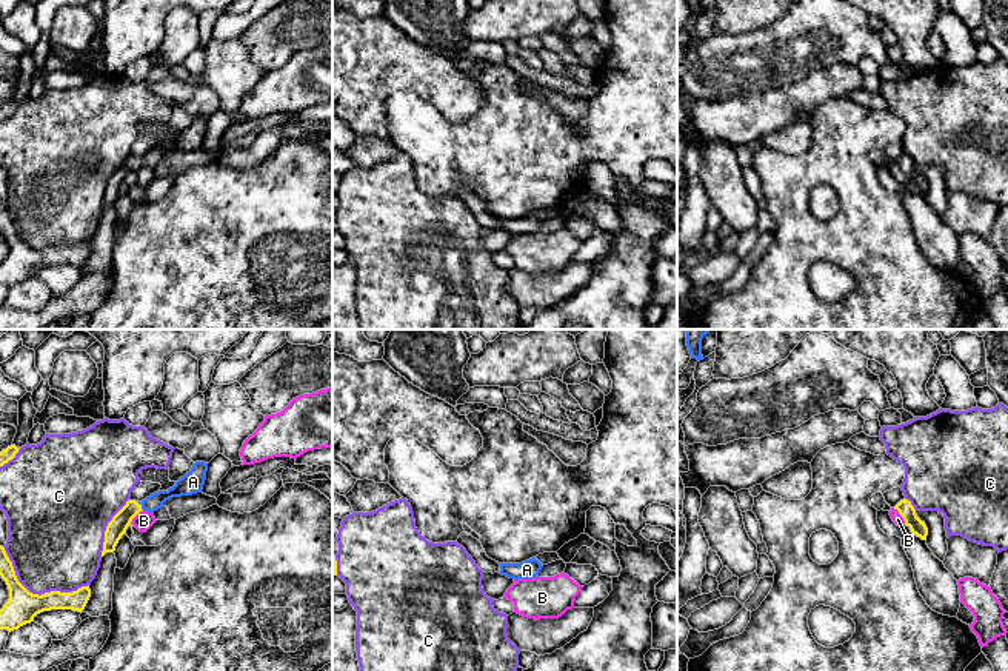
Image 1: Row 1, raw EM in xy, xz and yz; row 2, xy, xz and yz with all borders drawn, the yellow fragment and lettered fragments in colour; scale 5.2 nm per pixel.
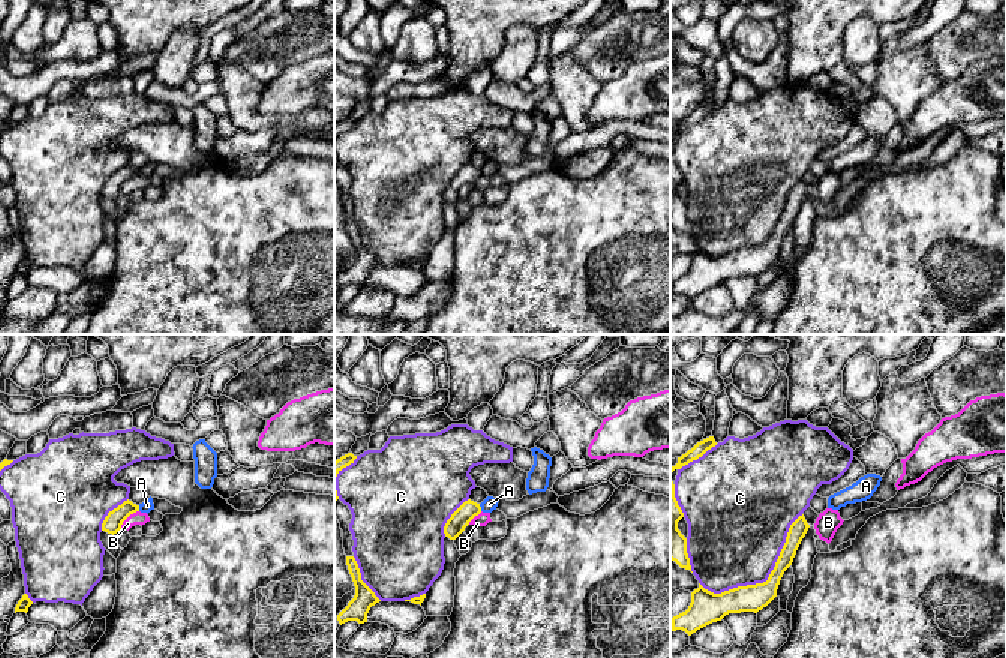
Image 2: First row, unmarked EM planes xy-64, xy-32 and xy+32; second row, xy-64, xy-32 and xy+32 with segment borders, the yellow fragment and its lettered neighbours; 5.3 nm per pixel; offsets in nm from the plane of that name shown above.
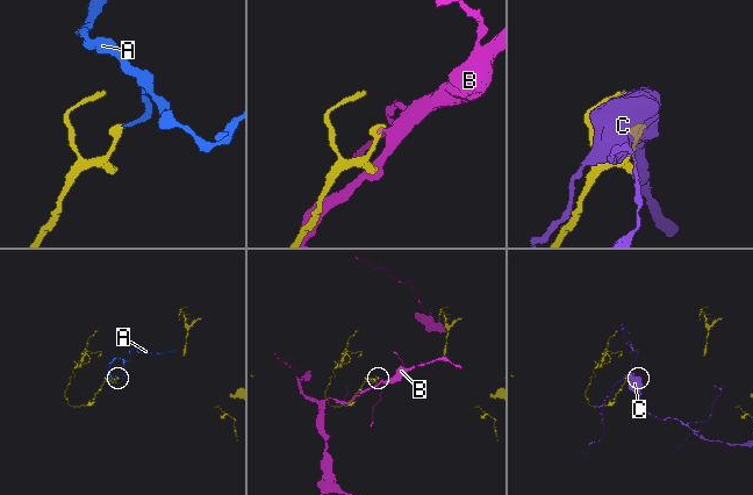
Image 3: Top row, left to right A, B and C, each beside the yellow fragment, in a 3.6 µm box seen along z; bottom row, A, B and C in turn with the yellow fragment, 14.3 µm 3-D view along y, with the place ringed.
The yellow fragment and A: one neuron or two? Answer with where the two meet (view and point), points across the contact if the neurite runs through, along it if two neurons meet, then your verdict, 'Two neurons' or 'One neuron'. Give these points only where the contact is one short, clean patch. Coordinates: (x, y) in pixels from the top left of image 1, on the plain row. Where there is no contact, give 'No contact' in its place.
Touches yellow at xy (140, 163). Boundary: xy (140, 160), (143, 165). Two neurons

